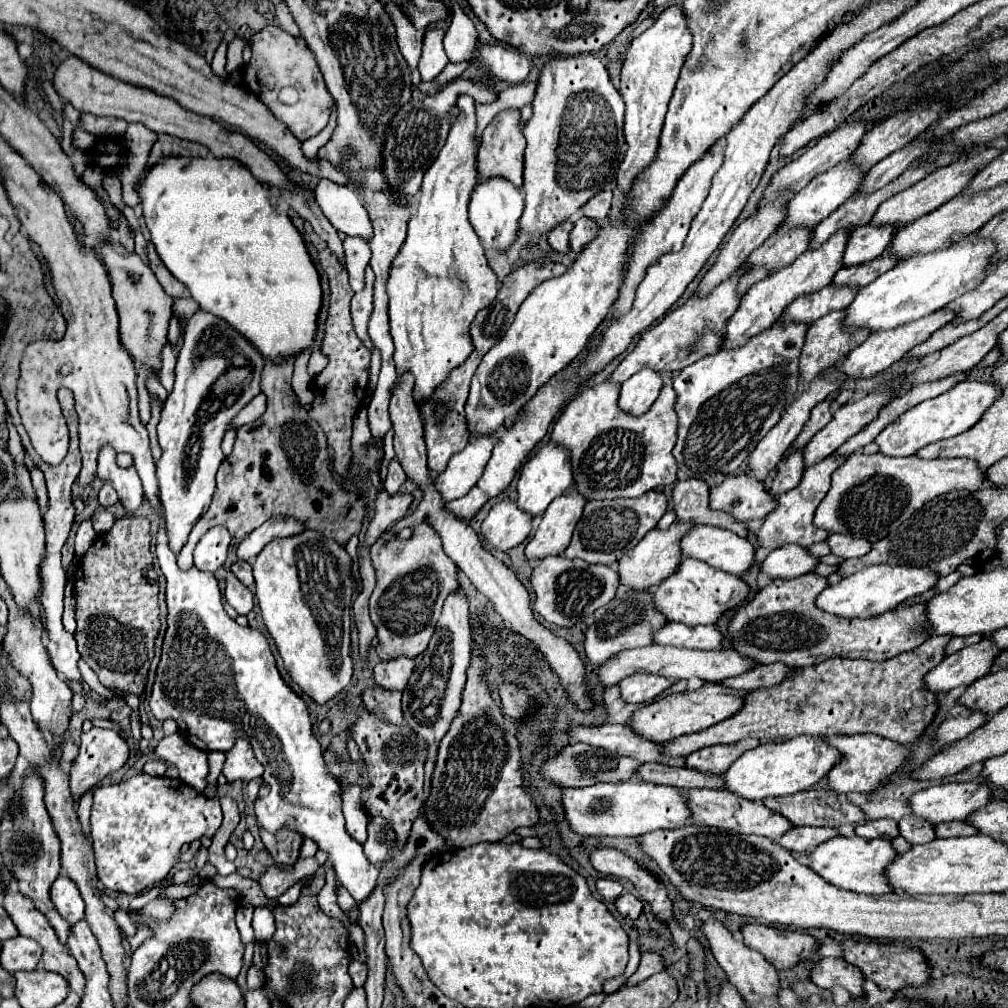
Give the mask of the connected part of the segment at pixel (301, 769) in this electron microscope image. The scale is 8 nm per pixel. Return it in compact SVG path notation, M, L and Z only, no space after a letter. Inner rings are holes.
M165 527L159 529L157 533L157 561L159 561L159 567L167 579L167 609L169 609L169 615L167 615L167 633L165 633L165 641L163 641L163 657L161 657L161 663L159 663L159 669L157 669L157 679L155 679L155 685L153 685L153 693L151 693L151 711L153 715L159 719L159 721L165 721L167 717L173 717L179 725L179 733L191 743L195 745L197 749L203 749L203 751L229 751L233 747L233 743L243 737L247 739L253 749L255 749L255 757L257 761L265 767L265 773L263 773L263 781L271 787L271 793L265 797L265 799L257 799L257 825L267 829L267 831L279 831L281 827L291 827L299 833L303 833L305 837L311 837L313 841L317 841L319 849L321 851L327 851L329 853L329 861L333 863L335 871L337 871L337 881L343 883L343 887L353 895L353 899L357 903L363 903L367 899L367 895L373 893L375 885L377 885L377 877L379 877L379 865L371 865L367 861L367 857L363 855L363 847L351 839L351 835L345 831L345 819L343 819L343 811L341 811L341 787L339 783L327 773L327 767L325 767L325 761L323 761L323 751L317 743L317 739L313 737L311 733L311 719L309 719L309 711L303 703L303 699L299 695L295 695L287 685L285 681L281 679L277 667L275 667L275 659L273 659L273 653L271 653L271 647L265 639L265 635L259 631L259 629L253 629L253 627L241 627L237 625L223 609L223 601L221 601L221 591L219 591L219 585L217 585L217 579L211 575L211 573L201 573L197 571L197 567L191 567L189 571L181 571L177 567L177 559L175 559L175 553L169 549L167 545L167 535L165 535Z

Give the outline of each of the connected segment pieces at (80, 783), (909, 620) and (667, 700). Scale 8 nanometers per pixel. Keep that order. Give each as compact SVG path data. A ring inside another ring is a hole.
M93 727L89 733L81 733L81 749L79 749L79 757L73 761L69 777L71 777L71 793L75 803L79 803L79 799L83 797L85 791L93 789L103 777L107 777L109 773L121 769L129 759L129 745L127 741L121 737L119 731L113 729L101 729L101 727Z
M807 573L795 579L775 579L743 605L729 623L729 637L737 651L759 663L785 663L789 667L809 667L833 657L885 661L905 651L917 649L929 635L913 633L925 625L925 603L903 603L893 611L873 619L841 619L815 607L817 595L829 587L827 577Z
M705 683L701 689L685 691L685 693L673 693L673 695L657 699L655 703L651 703L643 709L637 709L633 713L633 719L631 719L629 727L633 727L645 739L655 739L659 743L669 741L669 739L675 739L679 735L689 735L689 733L703 731L711 725L717 725L717 723L733 717L733 713L741 711L741 707L745 705L747 695L749 693L741 691L741 689L723 687L719 683Z

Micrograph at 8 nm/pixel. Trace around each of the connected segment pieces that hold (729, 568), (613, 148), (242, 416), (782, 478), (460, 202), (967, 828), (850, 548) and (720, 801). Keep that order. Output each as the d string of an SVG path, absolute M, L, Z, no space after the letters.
M695 525L681 541L685 557L695 557L725 573L743 575L753 567L753 545L727 529Z
M581 53L565 59L549 61L539 77L537 95L533 101L533 117L523 127L527 139L525 149L525 171L523 171L523 191L525 191L525 211L521 217L521 233L529 231L535 243L543 233L551 231L561 221L577 213L599 189L603 189L609 175L613 175L619 161L619 143L623 139L623 113L625 103L619 91L609 81L607 67L593 53Z
M259 393L255 399L251 399L239 413L237 413L237 419L233 419L233 423L229 425L229 429L239 429L241 425L247 425L251 421L255 421L267 407L267 401L265 401L265 395Z
M803 447L793 451L789 457L785 457L777 465L777 475L775 475L769 491L773 495L781 495L781 493L797 487L797 483L801 481L801 475L803 475Z
M461 95L457 105L461 107L461 119L455 119L451 125L447 143L443 145L443 151L437 155L433 165L427 169L421 185L419 205L417 213L409 219L409 233L407 241L401 247L397 259L391 267L391 277L387 281L387 293L389 293L389 317L391 317L391 335L395 341L395 365L397 375L411 373L415 377L413 395L415 401L421 405L427 401L433 391L449 379L453 367L459 367L465 363L467 355L473 351L469 325L475 319L475 315L489 307L493 299L497 297L497 275L487 265L483 247L479 237L475 235L469 217L467 217L467 205L473 193L473 187L477 183L477 141L475 141L475 99L469 95Z
M953 821L953 823L941 823L935 827L937 837L959 837L959 835L973 835L979 833L973 825L965 821Z
M833 533L833 535L829 535L827 543L829 543L833 555L845 557L845 559L861 557L861 555L865 555L865 553L871 551L871 543L869 543L869 541L865 541L865 539L855 539L855 537L851 537L851 535Z
M687 789L685 791L691 809L691 823L719 827L723 831L743 833L743 835L765 835L769 839L779 839L785 831L793 829L793 823L775 811L769 811L763 803L749 803L745 799L737 799L731 791L715 791L715 789Z

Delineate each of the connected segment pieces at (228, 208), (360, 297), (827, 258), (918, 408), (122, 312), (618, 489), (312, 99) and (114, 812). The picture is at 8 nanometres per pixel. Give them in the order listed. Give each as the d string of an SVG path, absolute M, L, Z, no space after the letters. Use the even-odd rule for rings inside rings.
M207 155L205 159L193 159L193 157L169 157L169 159L161 159L161 163L153 165L143 179L139 181L139 197L141 197L141 207L143 207L143 217L145 217L145 225L151 231L151 241L161 257L161 261L165 263L165 267L171 271L173 277L177 277L193 295L193 299L199 303L199 307L203 311L209 311L221 319L225 319L231 327L235 327L237 331L241 331L241 335L249 337L251 343L255 343L257 351L261 351L261 355L265 355L265 359L289 359L289 357L297 357L299 353L307 351L313 347L315 341L315 333L317 333L317 319L319 319L319 311L323 305L323 289L321 289L321 279L319 273L313 265L313 259L305 247L305 241L301 237L301 233L297 231L297 227L291 223L287 211L281 211L277 205L277 193L273 197L273 193L263 187L257 179L253 179L253 175L249 175L249 169L245 165L241 165L235 159L215 159L213 155Z
M368 265L365 270L365 289L355 293L353 299L351 299L351 317L353 317L355 333L369 351L373 349L373 343L371 343L369 333L367 333L369 315L373 313L373 283L375 283L375 275L373 275L373 271Z
M847 227L845 231L837 231L837 235L831 235L829 241L825 241L817 251L811 251L811 249L805 251L791 265L777 269L775 273L767 275L765 279L761 279L759 283L749 287L737 313L727 323L727 335L725 335L723 349L741 347L747 339L751 339L753 335L757 335L757 333L769 329L773 323L777 323L777 319L781 317L781 311L785 311L785 307L789 307L789 303L793 303L793 299L797 299L803 293L813 293L813 291L823 289L829 283L829 279L833 279L833 275L843 267L841 255L845 253L845 243L851 235L849 233L851 229L853 227Z
M961 381L947 393L943 393L935 399L927 399L927 401L911 407L903 415L899 415L893 423L889 423L875 437L875 443L879 445L883 455L891 455L891 457L913 455L915 451L919 451L921 447L925 447L929 443L935 443L941 439L951 439L951 437L961 435L967 429L971 429L983 417L983 411L987 411L995 403L995 399L1001 397L1001 393L1003 393L1001 387L997 387L993 383Z
M107 237L95 243L93 249L97 251L97 257L105 263L109 271L109 281L113 281L113 299L117 303L117 313L119 313L121 345L129 355L133 355L135 365L143 365L151 371L151 375L145 381L147 393L151 399L157 399L163 405L167 399L167 391L159 383L157 373L161 369L161 349L167 343L167 331L169 331L169 321L173 317L175 299L165 295L163 287L157 283L149 265L137 253L127 251L117 239Z
M607 379L579 391L565 405L551 433L553 441L571 449L575 485L589 501L641 497L659 485L667 487L677 481L677 461L671 453L677 441L677 395L673 387L665 385L651 409L639 417L619 409L619 389L621 383Z
M267 25L265 29L261 29L259 33L255 33L251 37L251 47L253 47L253 57L251 57L247 75L249 73L257 75L257 79L253 77L251 89L259 97L271 99L271 111L293 131L293 135L297 135L297 139L305 141L305 139L317 135L329 121L333 97L329 95L329 91L325 87L323 75L317 67L317 61L313 59L313 53L309 51L307 43L305 43L305 39L293 37L277 25ZM287 85L295 87L299 93L299 99L293 105L283 105L279 101L279 91Z
M147 773L133 775L115 785L103 785L95 789L95 803L91 807L91 839L97 861L97 877L105 889L121 893L141 893L149 885L157 885L173 869L181 855L181 847L201 837L213 837L221 827L223 811L219 799L205 797L180 779L166 776L153 777Z

